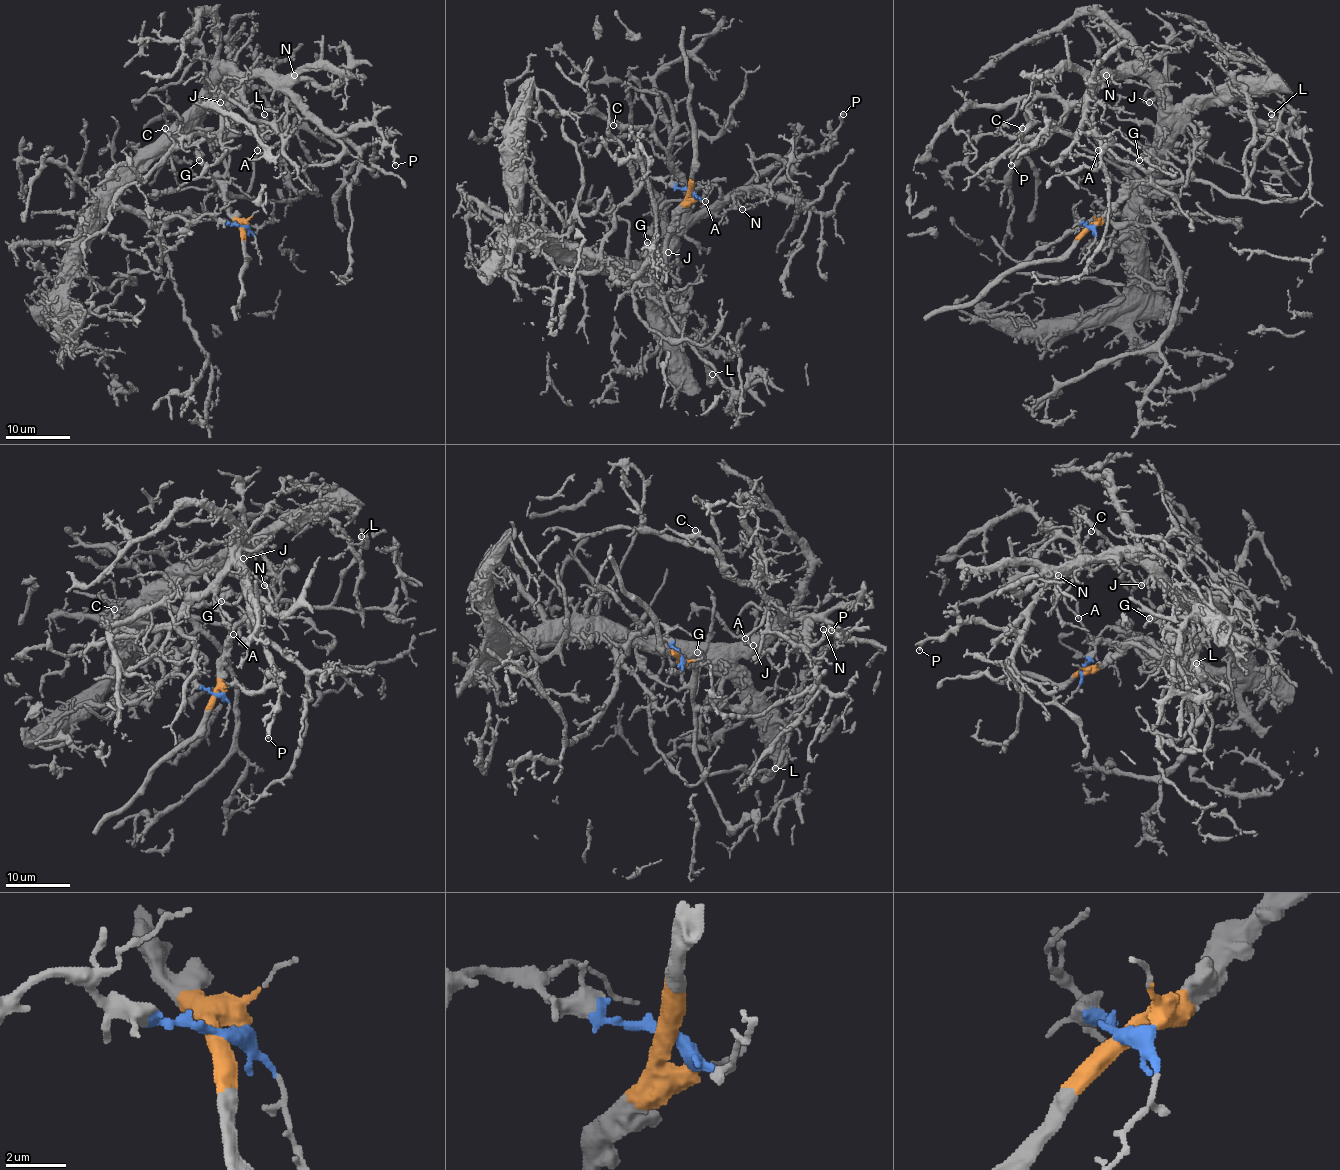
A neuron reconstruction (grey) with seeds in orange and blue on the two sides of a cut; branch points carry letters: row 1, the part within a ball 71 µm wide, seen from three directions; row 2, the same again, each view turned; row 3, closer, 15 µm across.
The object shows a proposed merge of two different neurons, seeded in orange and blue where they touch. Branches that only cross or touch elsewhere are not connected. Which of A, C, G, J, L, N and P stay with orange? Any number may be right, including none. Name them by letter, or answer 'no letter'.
G, L

